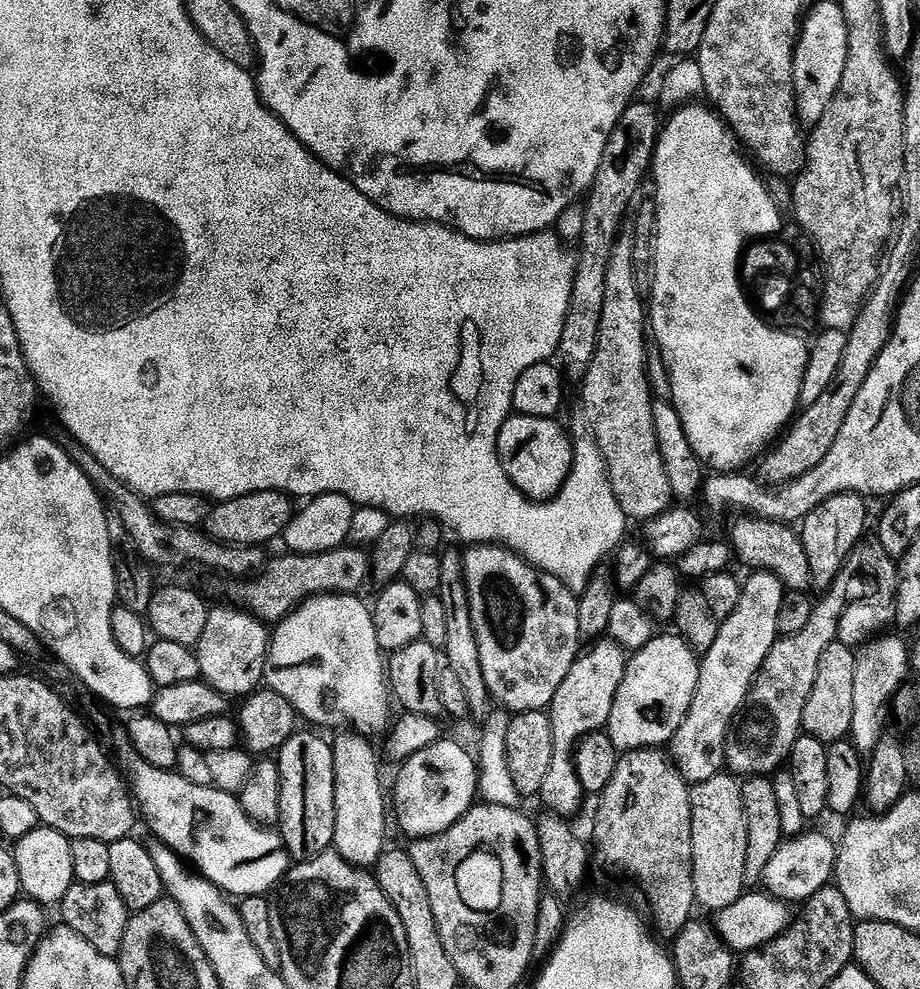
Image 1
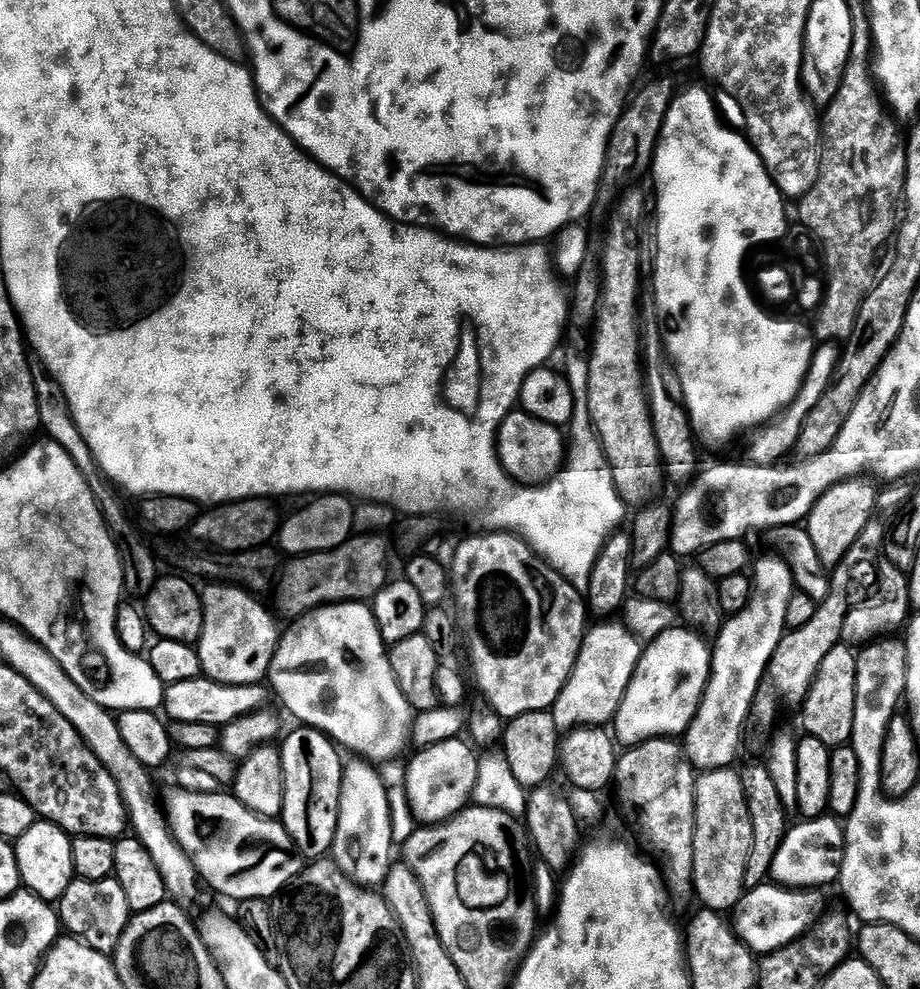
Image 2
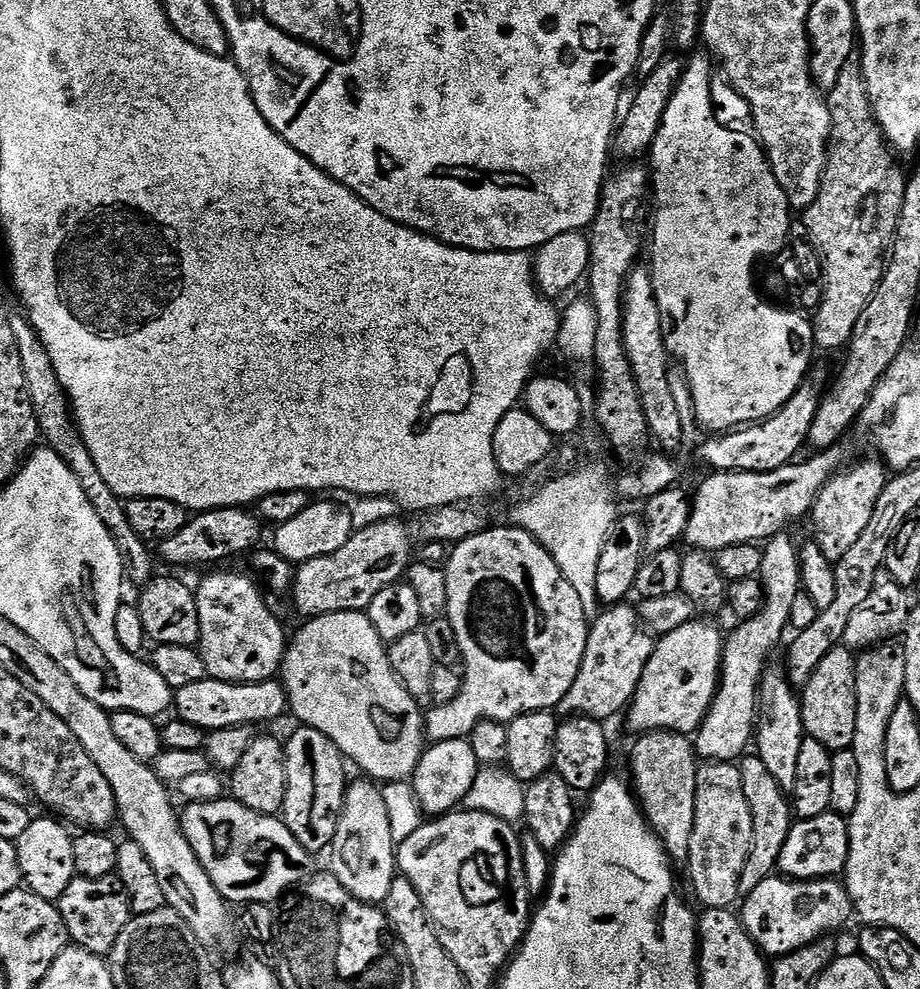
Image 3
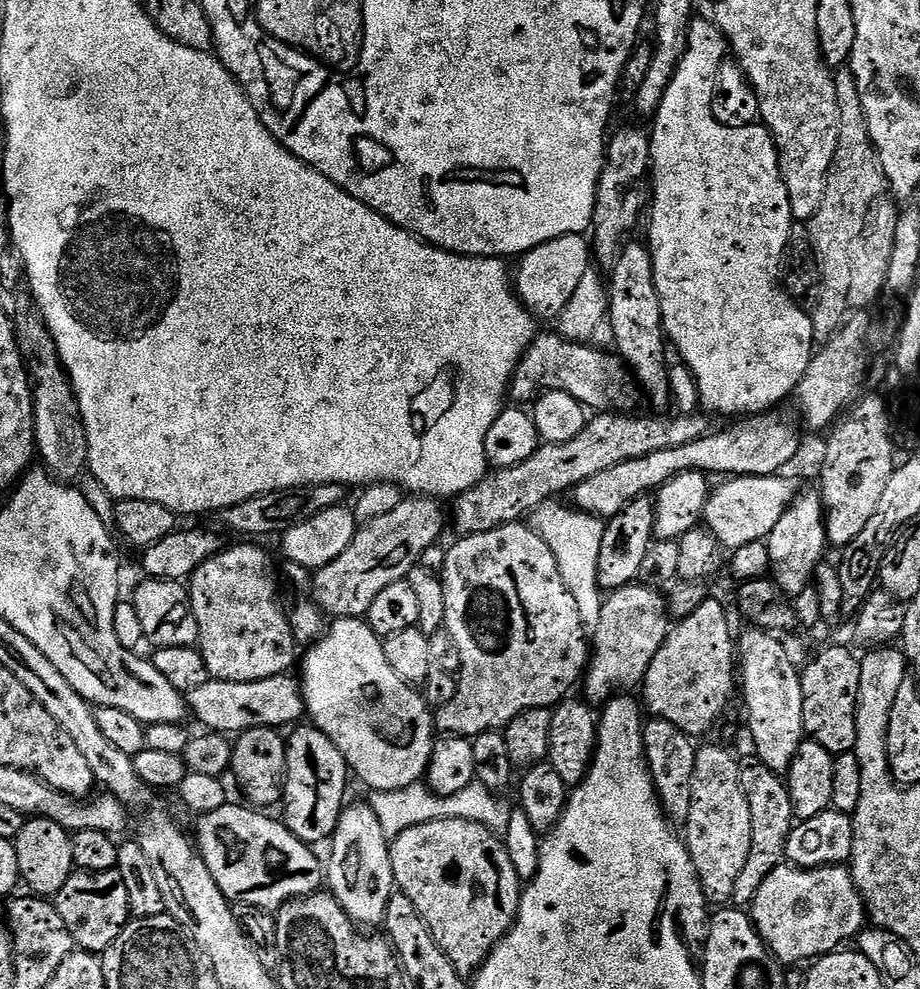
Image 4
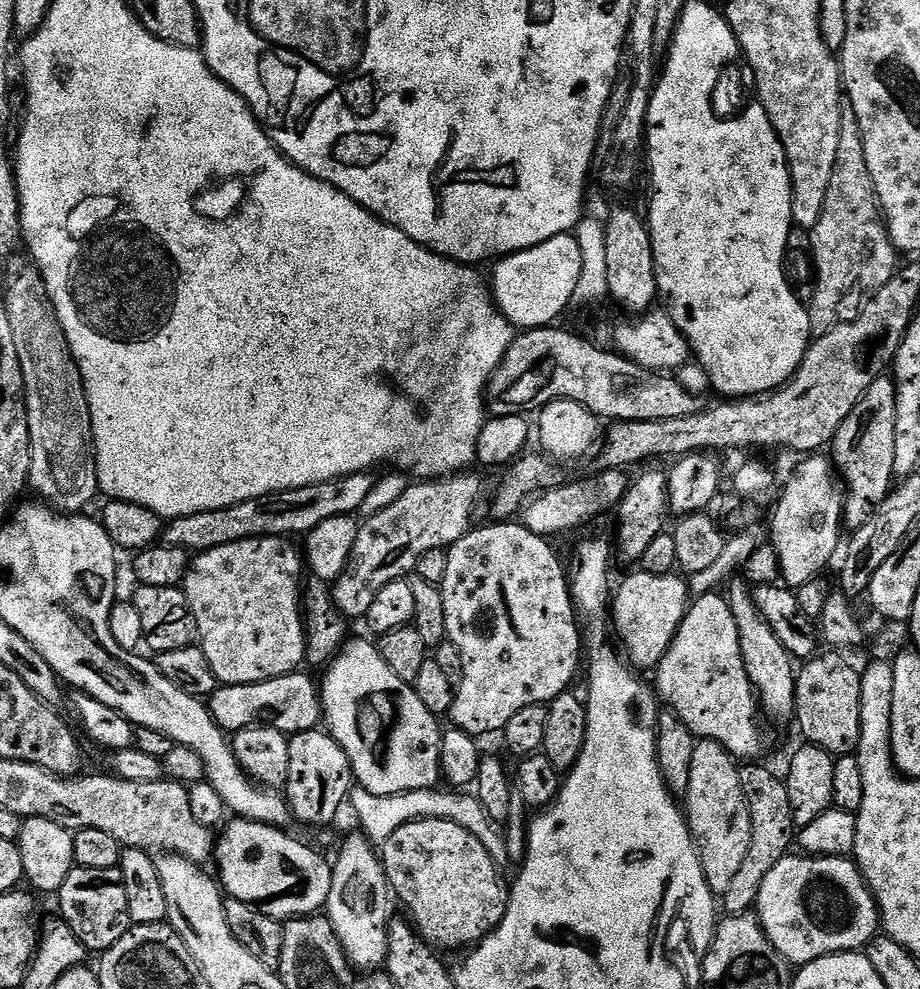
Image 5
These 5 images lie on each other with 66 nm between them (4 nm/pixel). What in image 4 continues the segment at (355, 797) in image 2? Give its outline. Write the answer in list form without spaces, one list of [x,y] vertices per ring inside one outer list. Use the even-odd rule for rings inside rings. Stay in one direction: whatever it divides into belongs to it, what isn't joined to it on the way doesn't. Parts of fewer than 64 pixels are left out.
[[[371,803],[356,804],[353,808],[352,805],[345,807],[340,814],[340,821],[336,833],[331,838],[330,847],[332,847],[332,857],[326,860],[327,891],[332,893],[332,897],[344,907],[348,917],[357,925],[383,925],[386,906],[396,888],[396,879],[390,862],[390,837],[382,834],[382,825],[378,822],[378,814],[374,814]]]

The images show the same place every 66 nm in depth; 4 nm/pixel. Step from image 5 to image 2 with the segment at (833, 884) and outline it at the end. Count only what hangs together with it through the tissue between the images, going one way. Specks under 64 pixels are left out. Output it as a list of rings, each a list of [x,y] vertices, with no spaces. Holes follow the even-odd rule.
[[[765,882],[757,888],[745,891],[740,903],[734,909],[734,932],[741,944],[753,954],[767,954],[792,944],[804,935],[818,919],[818,911],[812,905],[813,893],[808,890],[791,890]]]

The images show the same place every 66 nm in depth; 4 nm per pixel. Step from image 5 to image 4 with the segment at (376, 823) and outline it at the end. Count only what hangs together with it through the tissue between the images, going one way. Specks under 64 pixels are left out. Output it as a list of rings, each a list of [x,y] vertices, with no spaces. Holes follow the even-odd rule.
[[[417,782],[389,792],[372,792],[370,803],[374,814],[378,814],[378,822],[382,825],[382,834],[395,838],[402,834],[402,830],[410,830],[410,826],[422,826],[431,820],[469,820],[486,826],[490,831],[504,834],[510,826],[513,805],[507,804],[504,798],[492,792],[486,786],[478,783],[470,783],[466,790],[458,790],[458,794],[439,797],[440,804],[432,804],[433,793],[427,783]]]

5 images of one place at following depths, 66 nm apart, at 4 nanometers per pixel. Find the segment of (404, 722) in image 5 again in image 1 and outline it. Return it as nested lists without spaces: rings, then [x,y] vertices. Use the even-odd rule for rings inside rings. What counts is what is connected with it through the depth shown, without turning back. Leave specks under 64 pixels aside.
[[[356,594],[311,596],[297,606],[286,619],[275,625],[268,645],[263,683],[282,694],[282,698],[290,701],[297,713],[303,719],[305,716],[312,724],[325,724],[328,728],[336,728],[349,720],[350,723],[357,724],[352,726],[361,733],[383,733],[390,724],[390,685],[386,679],[386,660],[376,637],[369,605],[364,605],[360,598]]]

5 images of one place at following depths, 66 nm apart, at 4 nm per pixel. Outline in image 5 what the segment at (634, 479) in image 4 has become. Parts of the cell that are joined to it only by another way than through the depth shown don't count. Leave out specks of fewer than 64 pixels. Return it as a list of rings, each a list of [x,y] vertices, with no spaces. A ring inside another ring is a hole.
[[[609,468],[599,474],[601,476],[596,476],[593,480],[584,478],[574,482],[567,481],[557,488],[551,488],[533,497],[521,513],[521,523],[534,534],[552,538],[552,535],[572,530],[580,523],[602,515],[603,512],[611,513],[616,505],[622,502],[630,483],[630,476],[627,471],[619,468]]]

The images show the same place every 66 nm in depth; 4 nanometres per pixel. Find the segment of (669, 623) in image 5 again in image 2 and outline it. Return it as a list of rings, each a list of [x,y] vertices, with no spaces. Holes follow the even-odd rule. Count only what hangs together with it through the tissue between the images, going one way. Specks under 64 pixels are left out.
[[[618,622],[599,624],[602,625],[596,629],[593,627],[585,635],[578,662],[574,662],[574,670],[566,686],[562,686],[562,694],[558,694],[551,706],[552,717],[561,733],[568,734],[576,728],[611,725],[616,719],[618,706],[630,686],[630,678],[640,661],[641,643],[628,633],[627,628]]]

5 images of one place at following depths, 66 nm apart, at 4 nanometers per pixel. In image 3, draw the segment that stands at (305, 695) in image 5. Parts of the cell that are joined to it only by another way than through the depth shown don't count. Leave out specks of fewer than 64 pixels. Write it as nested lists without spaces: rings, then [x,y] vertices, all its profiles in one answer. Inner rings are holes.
[[[205,678],[175,689],[174,692],[175,715],[208,732],[257,726],[266,720],[276,720],[288,711],[288,693],[285,692],[283,683],[275,679],[263,680],[260,684],[231,684],[225,680]]]

